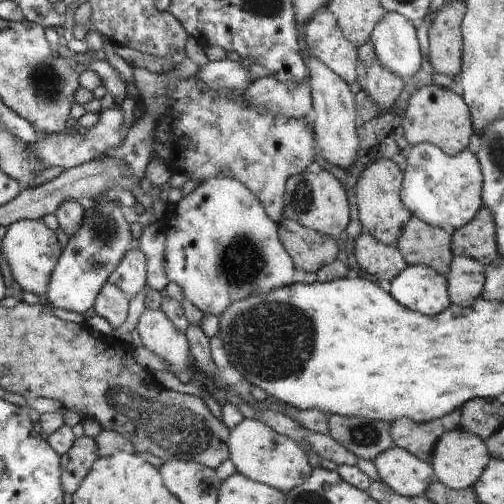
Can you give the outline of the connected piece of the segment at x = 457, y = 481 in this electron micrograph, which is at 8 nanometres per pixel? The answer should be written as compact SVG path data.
M457 427L450 432L444 432L432 452L432 468L436 480L451 489L466 489L473 487L480 478L484 468L491 460L485 441L479 436L470 434Z

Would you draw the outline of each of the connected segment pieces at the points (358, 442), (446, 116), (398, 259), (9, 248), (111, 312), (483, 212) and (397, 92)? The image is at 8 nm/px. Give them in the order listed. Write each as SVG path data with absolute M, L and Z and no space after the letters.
M331 414L329 435L364 460L374 460L382 452L395 447L390 430L391 422Z
M423 85L406 100L406 103L407 106L403 110L402 130L410 146L430 143L438 146L448 156L456 156L468 148L475 130L472 128L468 105L460 95L440 85Z
M367 231L355 241L354 254L360 268L378 280L391 282L407 267L397 247L384 244Z
M36 219L17 220L7 226L4 240L1 242L4 259L10 266L13 280L18 282L24 291L33 292L44 299L50 288L51 275L59 262L60 244L56 234L46 226L46 223Z
M107 282L96 298L94 310L114 328L122 326L129 312L129 298L118 286Z
M482 206L474 220L451 232L452 254L464 255L487 265L498 258L496 223L492 212Z
M370 40L357 48L357 56L357 81L361 90L379 105L382 112L392 107L401 98L405 81L378 62Z

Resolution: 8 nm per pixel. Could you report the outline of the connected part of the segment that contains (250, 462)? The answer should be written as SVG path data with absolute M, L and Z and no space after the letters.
M244 419L229 433L229 459L238 473L256 482L276 488L283 493L300 486L313 472L305 450L287 436L278 434L271 426L258 419Z

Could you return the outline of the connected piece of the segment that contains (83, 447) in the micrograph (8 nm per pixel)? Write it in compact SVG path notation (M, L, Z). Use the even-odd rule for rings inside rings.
M86 435L75 439L74 446L60 457L60 478L69 496L78 490L80 482L90 472L92 464L98 457L98 443Z

